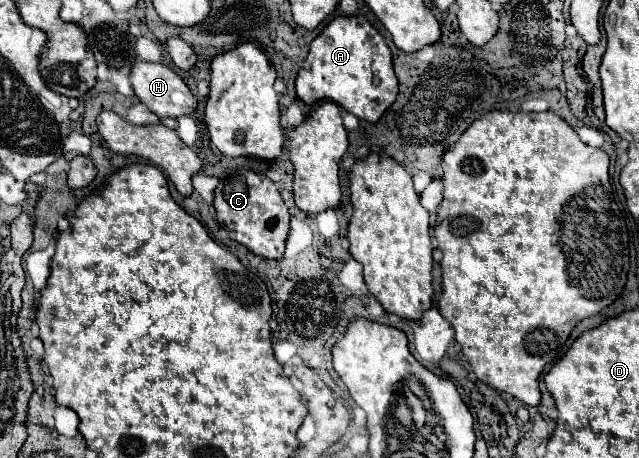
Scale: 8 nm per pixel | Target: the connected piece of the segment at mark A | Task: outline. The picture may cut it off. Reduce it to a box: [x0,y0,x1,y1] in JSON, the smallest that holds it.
[296,17,398,123]

